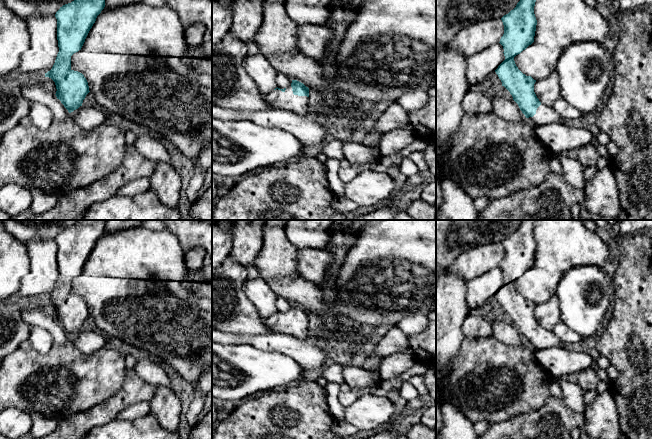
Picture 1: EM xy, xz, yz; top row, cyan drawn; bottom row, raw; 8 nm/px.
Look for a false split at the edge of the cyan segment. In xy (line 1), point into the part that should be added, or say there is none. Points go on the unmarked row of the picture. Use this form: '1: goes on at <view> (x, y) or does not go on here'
1: does not go on here

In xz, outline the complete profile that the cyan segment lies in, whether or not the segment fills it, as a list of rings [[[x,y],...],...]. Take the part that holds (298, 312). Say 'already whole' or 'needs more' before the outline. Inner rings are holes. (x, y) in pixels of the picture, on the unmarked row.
needs more | [[[292,304],[290,310],[284,313],[275,312],[265,319],[265,323],[274,333],[305,340],[308,337],[309,312],[297,304]]]

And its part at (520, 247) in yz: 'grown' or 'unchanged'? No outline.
grown

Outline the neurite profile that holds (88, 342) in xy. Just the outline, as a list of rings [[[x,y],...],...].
[[[80,330],[70,337],[72,343],[83,353],[92,354],[103,348],[109,341],[109,337],[102,332]]]

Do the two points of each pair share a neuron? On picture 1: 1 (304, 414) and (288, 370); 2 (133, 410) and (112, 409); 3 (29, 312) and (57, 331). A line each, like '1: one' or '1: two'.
1: two
2: two
3: one

